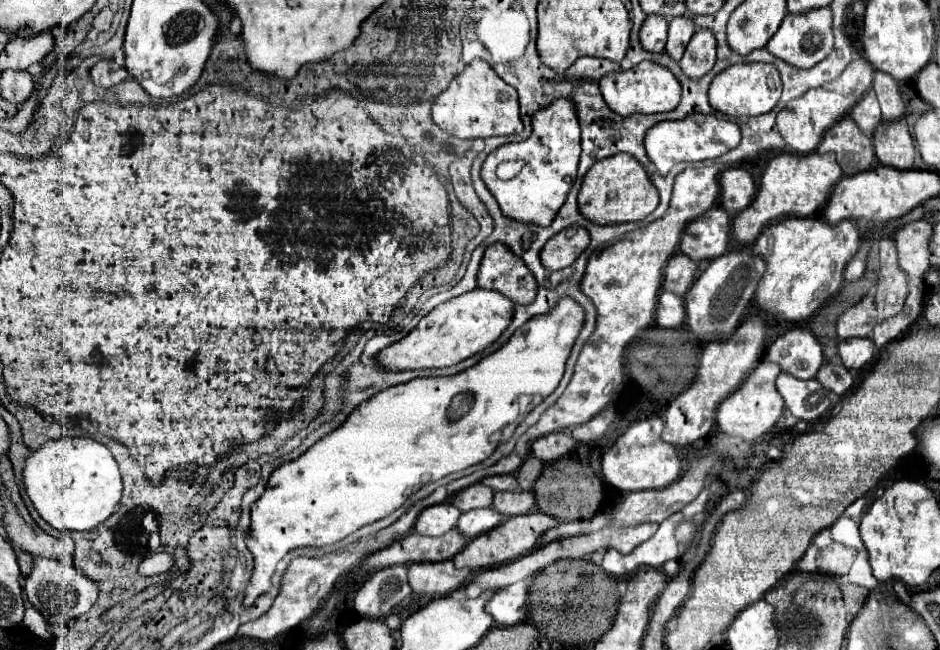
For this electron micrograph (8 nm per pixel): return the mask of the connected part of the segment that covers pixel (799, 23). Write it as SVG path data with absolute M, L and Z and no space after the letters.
M820 7L806 13L788 13L780 25L780 29L774 33L774 37L768 41L768 51L796 67L808 69L826 59L834 49L834 33L832 33L832 9Z

